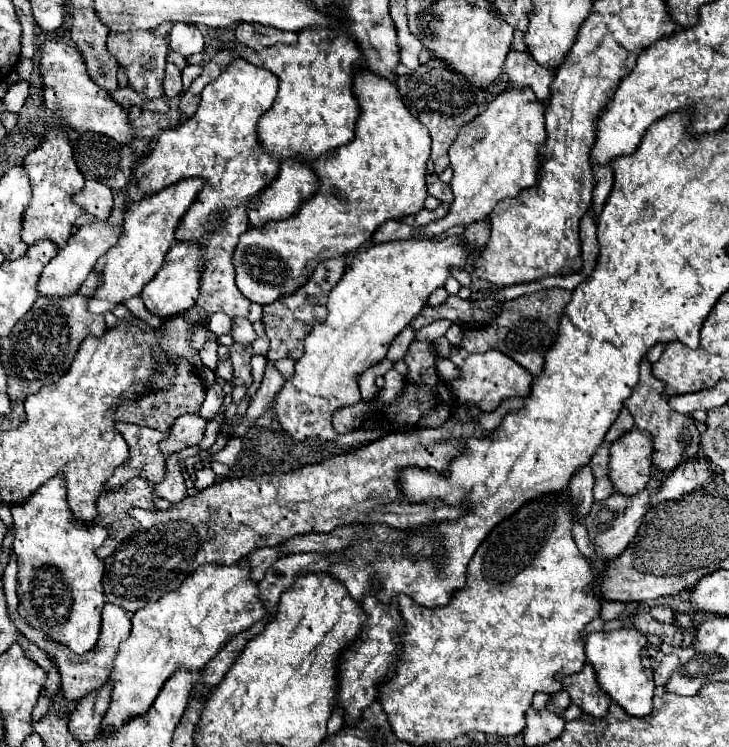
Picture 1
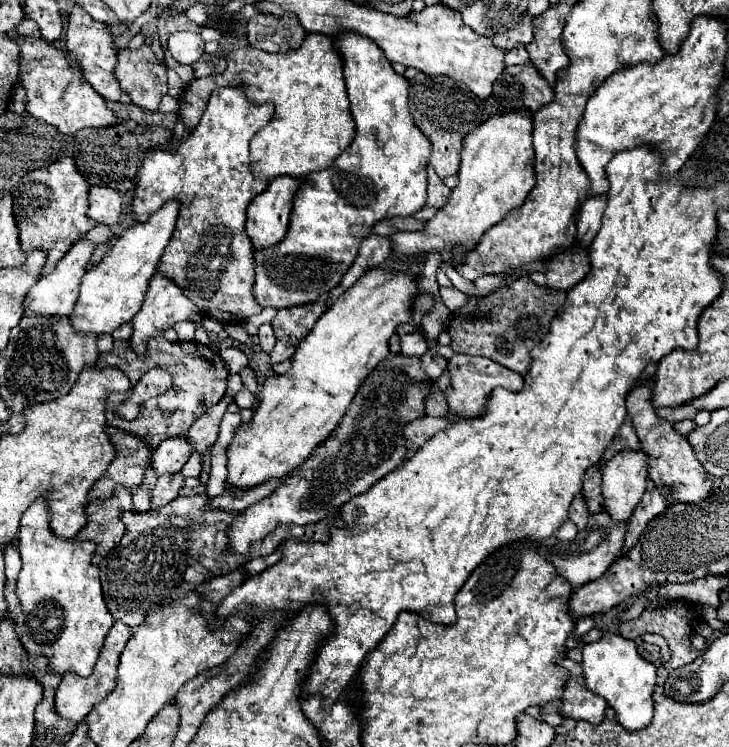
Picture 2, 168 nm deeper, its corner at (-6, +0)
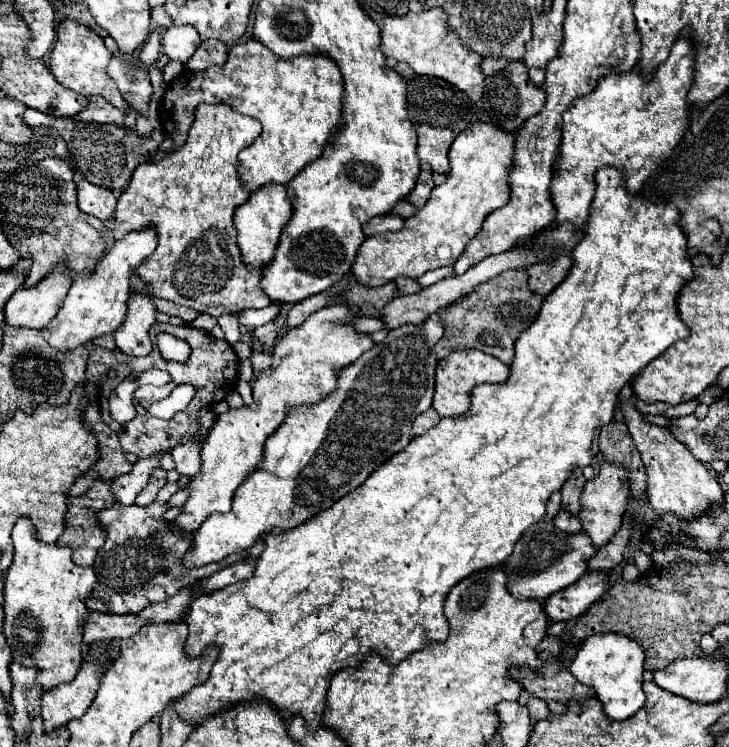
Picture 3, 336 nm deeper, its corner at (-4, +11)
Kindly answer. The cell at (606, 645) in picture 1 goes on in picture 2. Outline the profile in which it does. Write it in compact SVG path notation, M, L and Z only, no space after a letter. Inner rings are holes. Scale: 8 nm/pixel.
M606 633L602 639L584 647L584 677L592 693L604 697L616 711L618 721L626 729L644 729L654 715L652 693L656 687L656 667L638 655L638 645L622 635Z

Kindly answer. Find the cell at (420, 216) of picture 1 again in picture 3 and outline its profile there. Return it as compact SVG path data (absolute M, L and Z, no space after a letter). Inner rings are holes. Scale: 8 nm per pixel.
M386 214L386 216L376 216L370 222L366 222L362 232L364 232L364 236L370 236L370 234L378 234L378 232L388 232L388 230L400 230L402 224L404 224L404 220L400 216Z

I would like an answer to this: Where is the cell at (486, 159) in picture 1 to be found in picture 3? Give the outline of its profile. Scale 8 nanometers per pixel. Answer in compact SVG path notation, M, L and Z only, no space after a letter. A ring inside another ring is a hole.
M474 124L460 132L450 146L450 174L444 184L436 186L428 202L398 232L368 236L358 248L352 276L368 288L378 288L398 276L418 278L440 266L454 266L466 244L480 232L486 216L502 208L508 196L508 174L514 156L514 136L492 124Z

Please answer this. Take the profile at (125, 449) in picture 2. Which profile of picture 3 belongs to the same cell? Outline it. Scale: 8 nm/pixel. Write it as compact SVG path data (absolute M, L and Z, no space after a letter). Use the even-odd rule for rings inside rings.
M90 404L84 414L84 424L90 428L90 432L98 440L98 460L94 466L84 472L84 476L92 476L98 480L112 480L114 476L130 472L132 464L124 458L122 446L118 444L118 436L114 430L110 430L100 416L100 408L96 404Z

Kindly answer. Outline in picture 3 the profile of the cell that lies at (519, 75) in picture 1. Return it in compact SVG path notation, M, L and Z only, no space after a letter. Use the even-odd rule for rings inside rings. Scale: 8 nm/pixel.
M510 62L510 64L506 64L506 68L502 68L500 72L486 78L482 100L476 104L476 120L486 122L486 124L492 122L500 130L514 134L524 126L524 122L530 116L538 114L544 108L544 96L546 94L542 88L534 88L530 84L524 62Z

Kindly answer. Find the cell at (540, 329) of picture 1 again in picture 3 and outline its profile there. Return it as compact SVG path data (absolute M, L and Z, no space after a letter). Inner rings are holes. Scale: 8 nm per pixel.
M526 268L506 270L500 276L480 284L474 292L440 310L446 332L436 344L438 358L448 356L452 350L482 350L484 354L496 356L504 364L510 364L514 358L514 342L518 336L536 320L540 312L542 298L528 292L528 274Z

